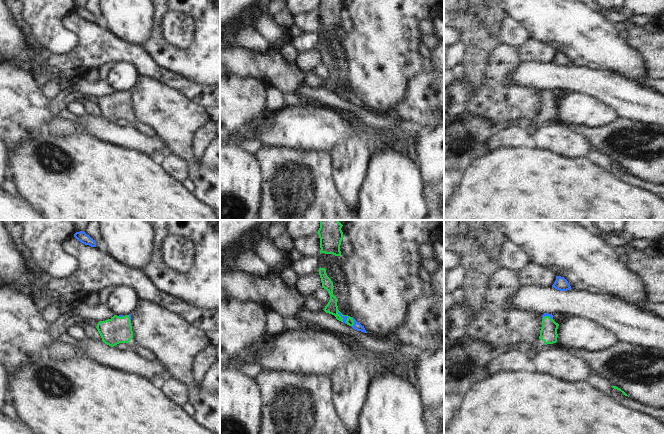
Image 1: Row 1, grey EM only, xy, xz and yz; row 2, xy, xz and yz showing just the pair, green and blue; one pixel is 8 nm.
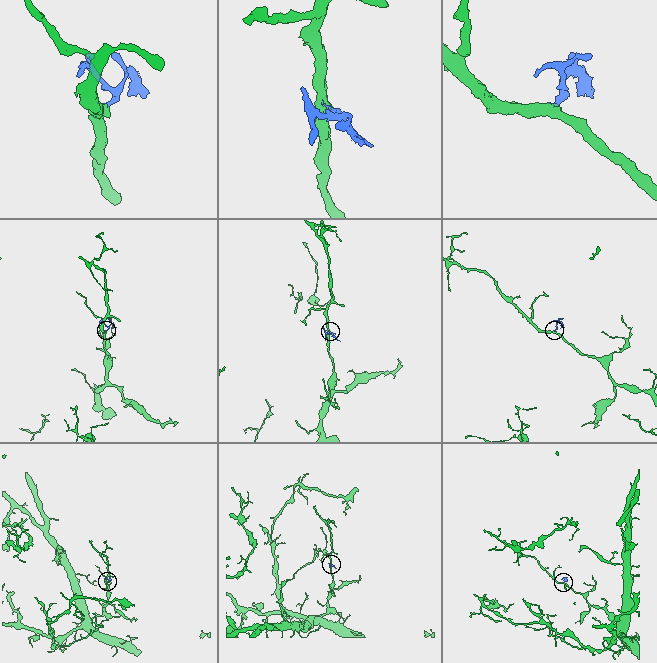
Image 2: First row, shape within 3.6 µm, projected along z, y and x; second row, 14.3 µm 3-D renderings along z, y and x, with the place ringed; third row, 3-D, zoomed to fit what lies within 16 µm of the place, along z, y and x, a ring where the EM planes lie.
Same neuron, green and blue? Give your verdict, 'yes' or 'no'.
yes

